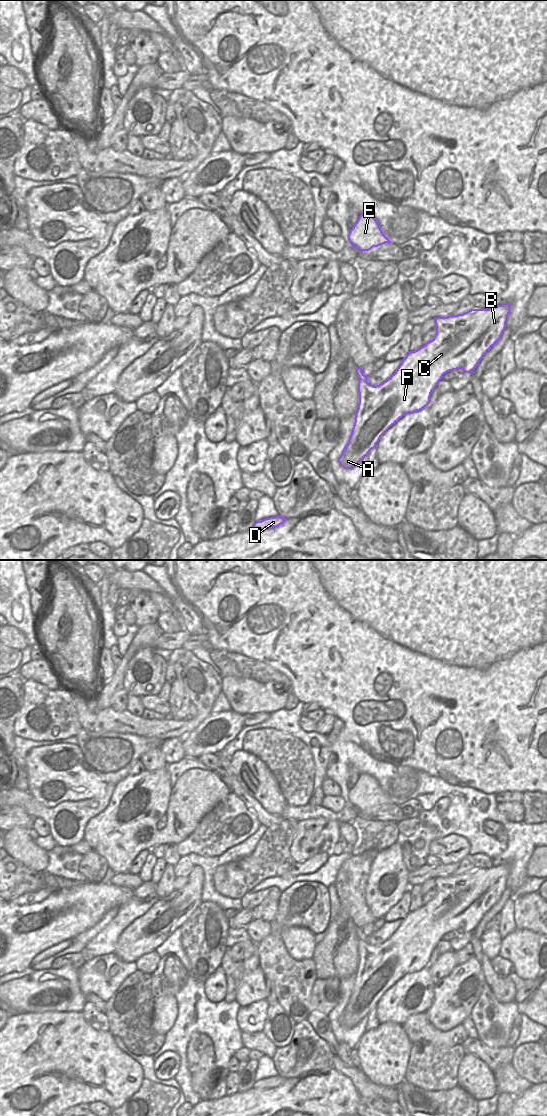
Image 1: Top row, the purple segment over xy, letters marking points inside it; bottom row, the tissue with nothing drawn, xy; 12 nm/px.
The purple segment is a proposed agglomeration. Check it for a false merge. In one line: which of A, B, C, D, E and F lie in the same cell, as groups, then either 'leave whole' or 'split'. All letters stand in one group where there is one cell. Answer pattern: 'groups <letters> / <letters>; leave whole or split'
groups A B C D E F; leave whole

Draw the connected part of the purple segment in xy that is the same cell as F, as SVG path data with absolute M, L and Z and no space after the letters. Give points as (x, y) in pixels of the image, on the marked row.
M510 304L493 306L489 309L471 309L463 314L449 315L435 318L436 334L434 338L415 351L410 351L394 374L383 383L373 386L367 382L368 376L364 375L361 367L356 368L358 376L359 404L355 413L355 422L347 445L338 458L339 464L344 469L355 467L369 452L376 448L381 436L400 418L408 413L420 411L430 404L430 396L443 375L449 371L462 369L464 373L472 373L483 356L501 338L505 328Z

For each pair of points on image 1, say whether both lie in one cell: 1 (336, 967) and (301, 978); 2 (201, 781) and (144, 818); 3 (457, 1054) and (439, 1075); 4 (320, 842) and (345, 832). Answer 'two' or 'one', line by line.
1: two
2: one
3: one
4: two

